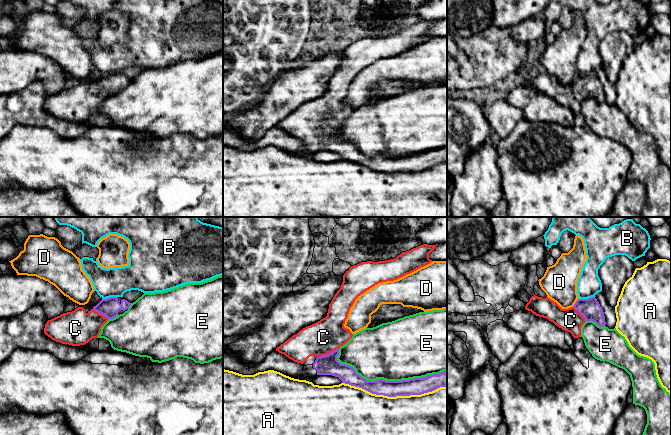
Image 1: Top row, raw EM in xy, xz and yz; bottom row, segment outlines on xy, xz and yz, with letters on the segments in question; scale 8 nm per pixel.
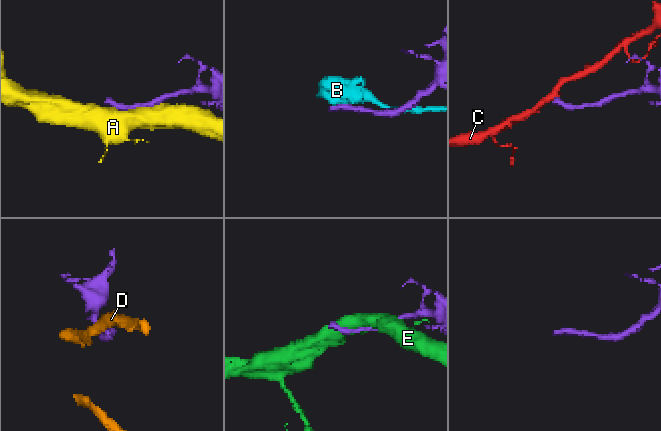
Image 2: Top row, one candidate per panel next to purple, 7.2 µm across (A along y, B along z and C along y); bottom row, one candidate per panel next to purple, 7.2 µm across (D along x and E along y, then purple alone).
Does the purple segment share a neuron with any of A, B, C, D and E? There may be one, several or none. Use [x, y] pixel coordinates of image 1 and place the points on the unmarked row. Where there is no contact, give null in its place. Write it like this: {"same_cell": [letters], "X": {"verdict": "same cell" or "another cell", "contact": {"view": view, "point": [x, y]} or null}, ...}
{"same_cell": ["C"], "A": {"verdict": "another cell", "contact": {"view": "xz", "point": [394, 172]}}, "B": {"verdict": "another cell", "contact": {"view": "yz", "point": [586, 75]}}, "C": {"verdict": "same cell", "contact": {"view": "xz", "point": [327, 130]}}, "D": {"verdict": "another cell", "contact": {"view": "yz", "point": [576, 78]}}, "E": {"verdict": "another cell", "contact": {"view": "xz", "point": [390, 157]}}}

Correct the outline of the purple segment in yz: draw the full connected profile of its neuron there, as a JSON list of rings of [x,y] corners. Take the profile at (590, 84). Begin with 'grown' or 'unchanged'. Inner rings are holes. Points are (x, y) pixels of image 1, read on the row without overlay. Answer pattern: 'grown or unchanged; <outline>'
grown; [[[534,71],[525,85],[570,108],[574,115],[581,113],[581,103],[586,97],[593,97],[600,103],[606,101],[603,85],[595,73],[578,75],[573,83],[562,85],[550,74]]]

